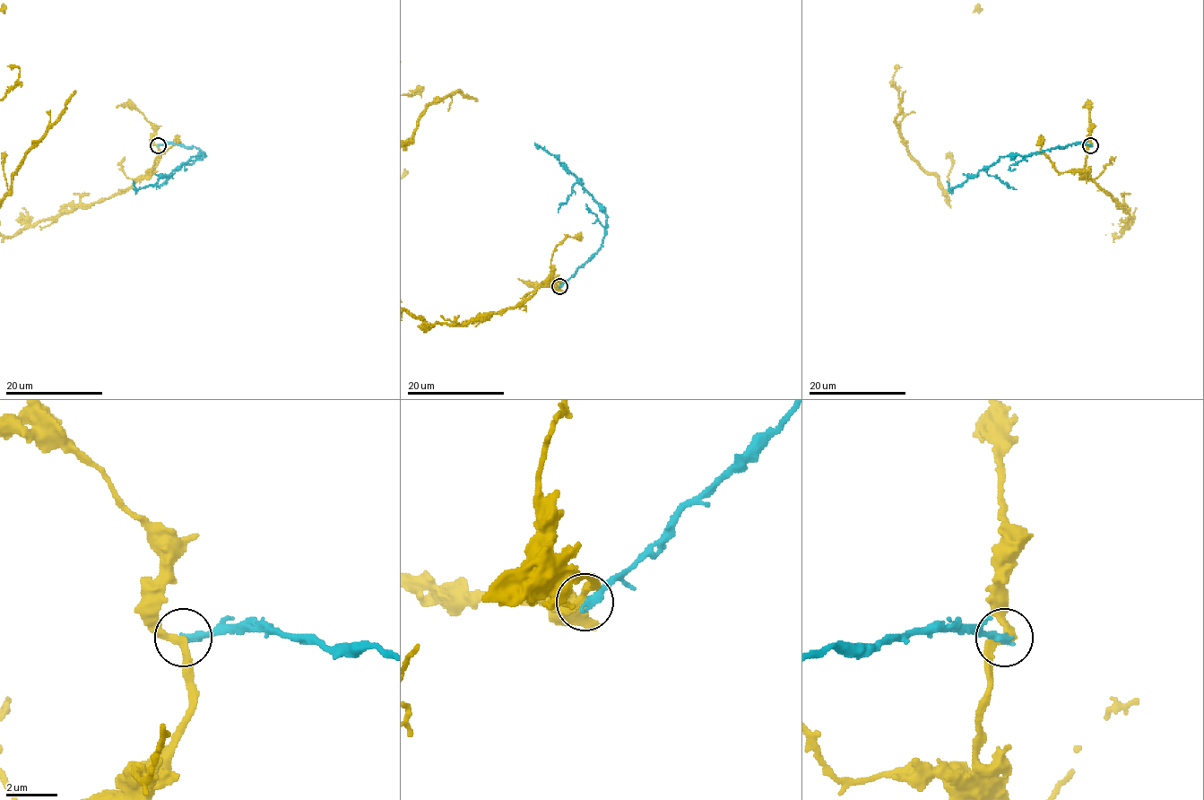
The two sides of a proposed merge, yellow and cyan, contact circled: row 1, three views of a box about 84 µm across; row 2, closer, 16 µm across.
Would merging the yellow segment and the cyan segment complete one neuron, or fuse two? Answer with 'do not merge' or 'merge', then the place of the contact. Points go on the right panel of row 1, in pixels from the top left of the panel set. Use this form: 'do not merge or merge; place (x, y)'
do not merge; place (1090, 145)

